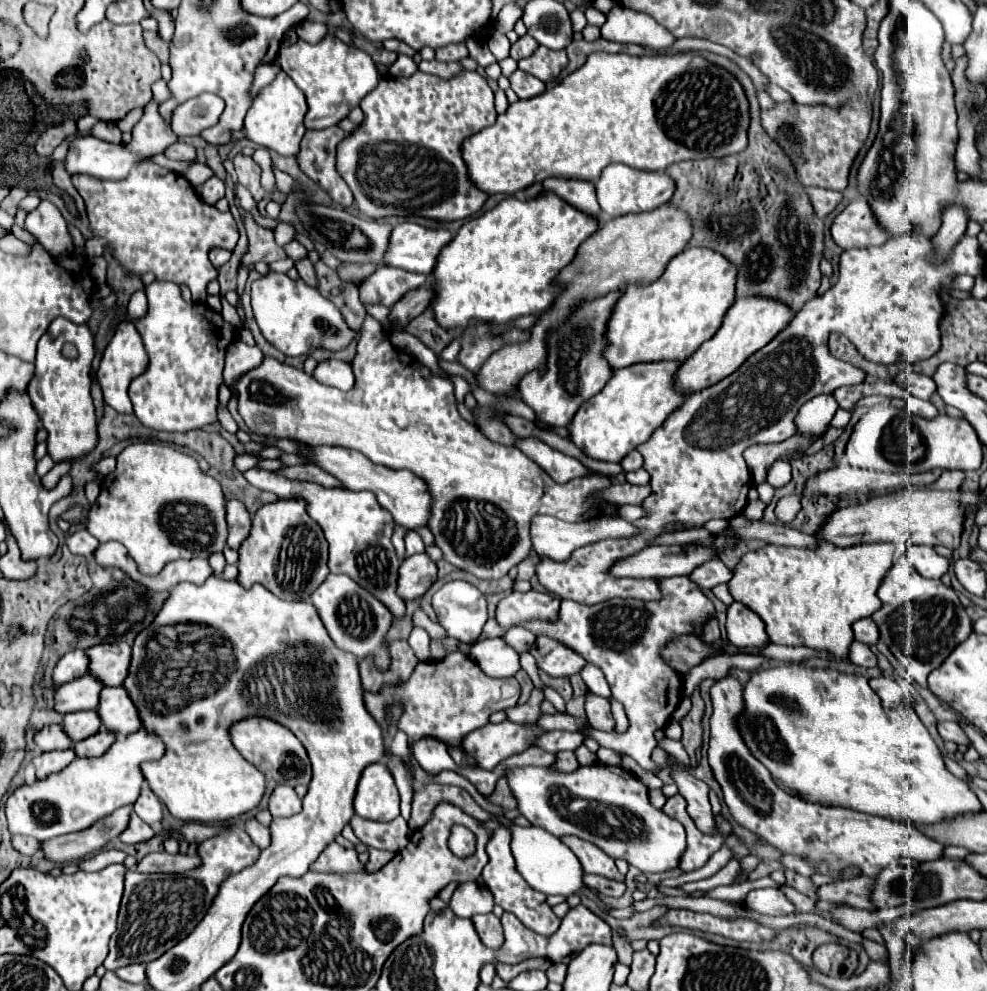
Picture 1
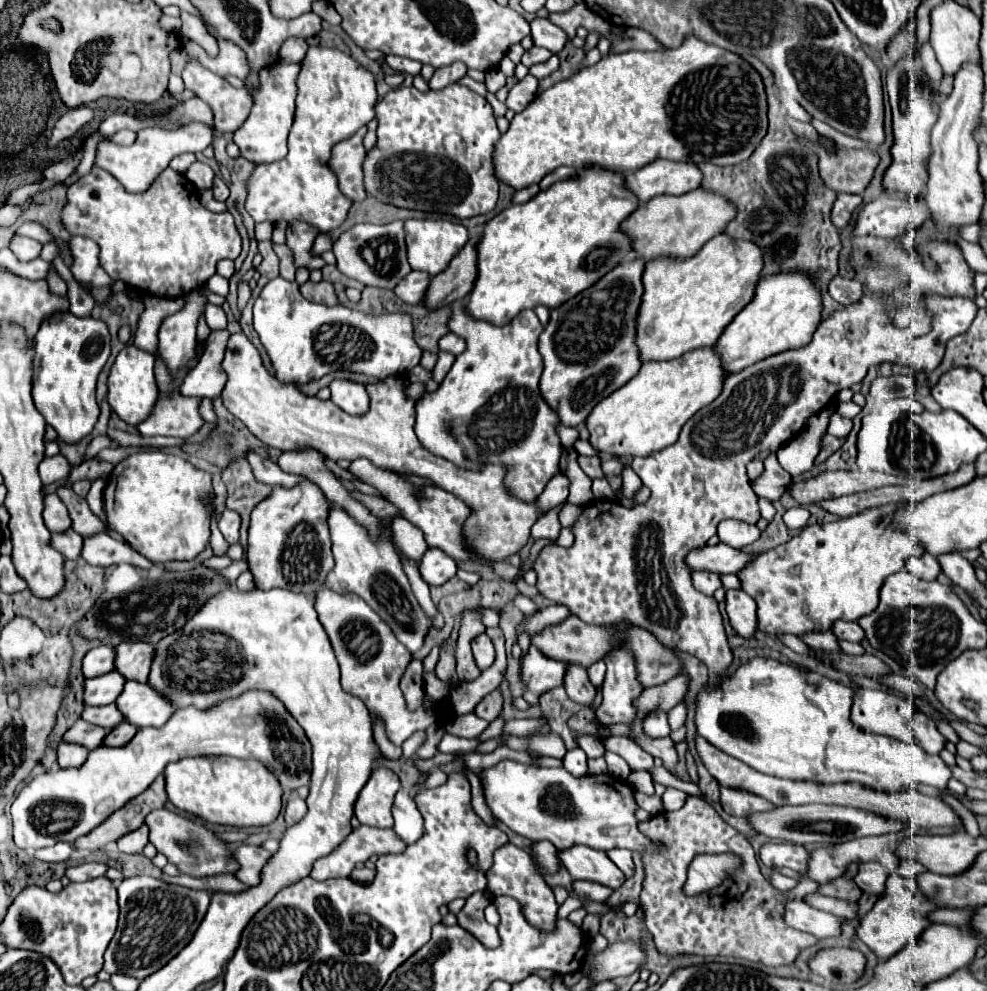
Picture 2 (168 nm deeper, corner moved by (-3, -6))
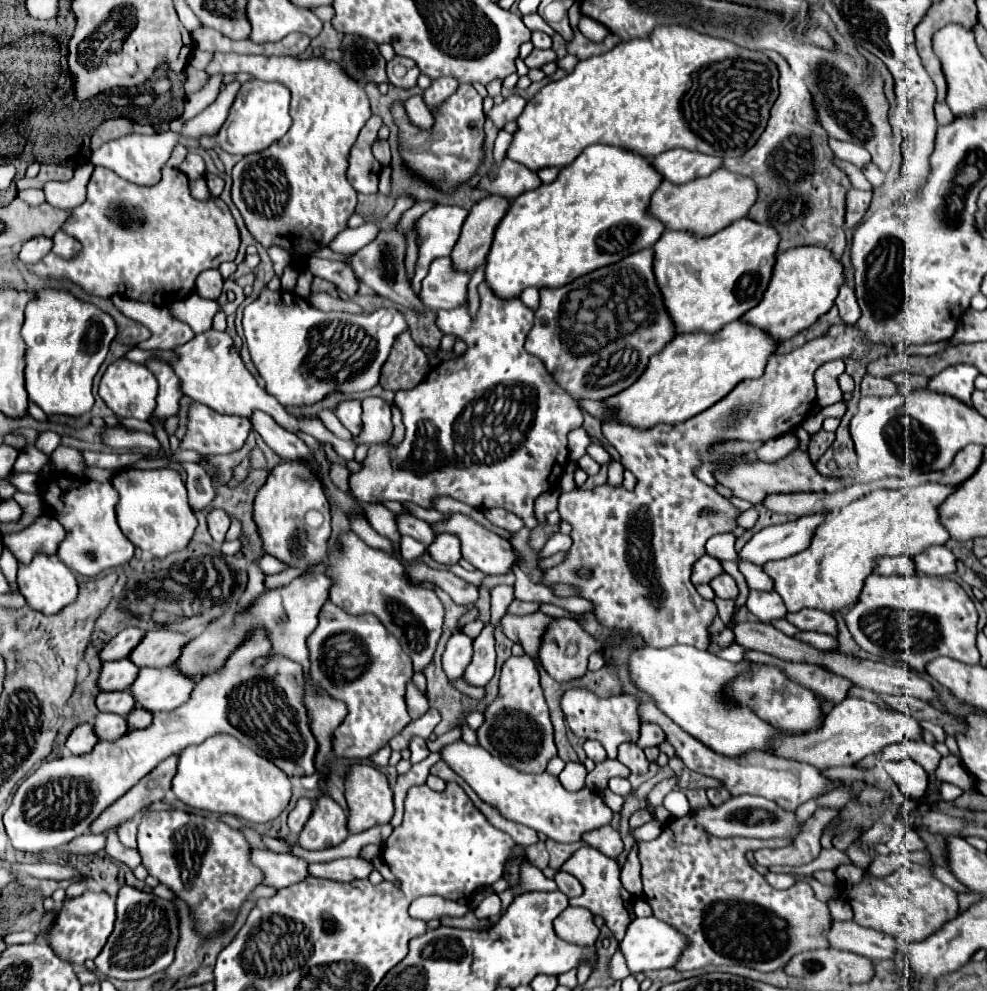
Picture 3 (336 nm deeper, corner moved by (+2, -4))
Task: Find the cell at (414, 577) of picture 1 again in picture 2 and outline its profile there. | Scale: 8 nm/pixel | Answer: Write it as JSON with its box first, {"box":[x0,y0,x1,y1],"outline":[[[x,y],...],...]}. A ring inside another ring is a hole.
{"box":[420,547,458,585],"outline":[[[428,547],[420,561],[420,575],[430,585],[442,585],[450,577],[454,577],[456,571],[458,571],[456,561],[438,547]]]}

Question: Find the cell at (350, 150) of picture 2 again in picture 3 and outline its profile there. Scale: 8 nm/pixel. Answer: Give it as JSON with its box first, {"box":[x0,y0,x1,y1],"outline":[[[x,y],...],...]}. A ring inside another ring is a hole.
{"box":[347,115,383,193],"outline":[[[373,115],[367,121],[367,125],[361,129],[361,133],[349,153],[347,177],[357,193],[377,193],[381,165],[377,163],[377,159],[371,153],[371,143],[377,139],[377,131],[381,125],[383,125],[381,119]]]}

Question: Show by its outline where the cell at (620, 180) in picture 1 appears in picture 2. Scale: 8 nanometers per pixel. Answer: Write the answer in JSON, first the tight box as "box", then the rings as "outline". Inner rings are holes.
{"box":[626,159,702,203],"outline":[[[656,159],[636,173],[626,177],[628,189],[632,189],[640,203],[652,199],[654,195],[682,195],[698,189],[702,183],[702,171],[696,163],[676,163],[668,159]]]}

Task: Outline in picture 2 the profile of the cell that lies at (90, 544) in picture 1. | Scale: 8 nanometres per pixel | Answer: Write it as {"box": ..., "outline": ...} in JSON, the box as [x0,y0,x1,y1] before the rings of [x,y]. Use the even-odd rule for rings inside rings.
{"box":[50,527,82,559],"outline":[[[70,527],[62,533],[52,533],[50,537],[50,545],[60,551],[66,559],[78,559],[80,551],[82,551],[82,537]]]}

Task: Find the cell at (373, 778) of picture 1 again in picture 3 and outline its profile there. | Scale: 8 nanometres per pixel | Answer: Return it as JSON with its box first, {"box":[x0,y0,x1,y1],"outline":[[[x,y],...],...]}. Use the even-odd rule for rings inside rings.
{"box":[345,765,395,833],"outline":[[[353,765],[345,779],[345,799],[349,805],[349,833],[363,833],[375,825],[389,825],[395,813],[393,791],[387,777],[371,765]]]}

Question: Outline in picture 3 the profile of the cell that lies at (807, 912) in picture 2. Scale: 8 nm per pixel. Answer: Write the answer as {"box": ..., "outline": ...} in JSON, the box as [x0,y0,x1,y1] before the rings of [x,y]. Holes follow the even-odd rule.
{"box":[823,919,899,959],"outline":[[[831,919],[829,929],[823,935],[831,947],[851,951],[867,959],[893,959],[899,949],[899,941],[895,941],[893,937],[861,927],[855,921]]]}

